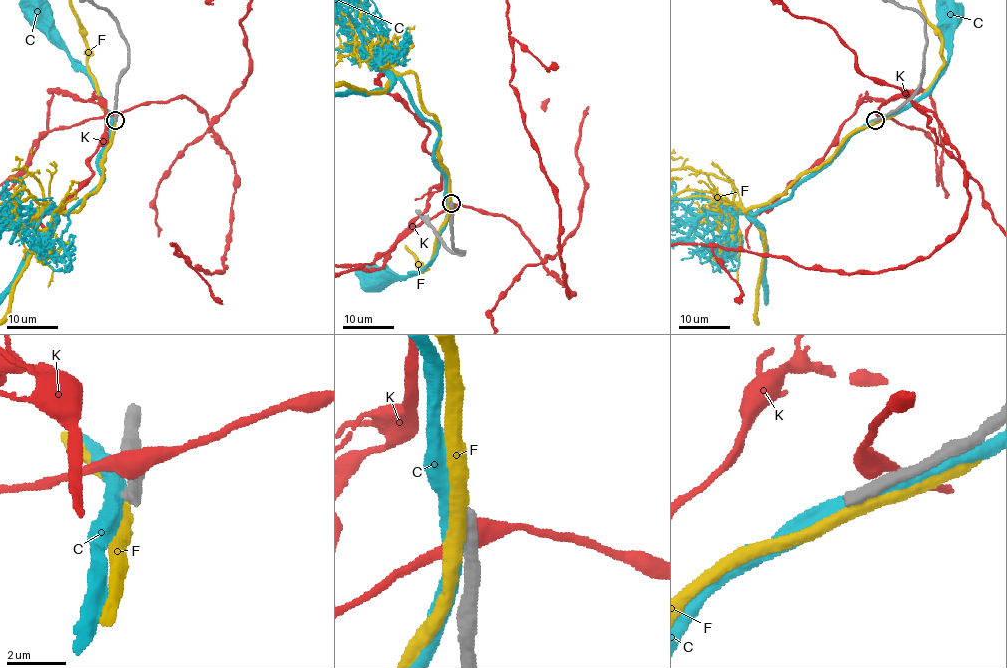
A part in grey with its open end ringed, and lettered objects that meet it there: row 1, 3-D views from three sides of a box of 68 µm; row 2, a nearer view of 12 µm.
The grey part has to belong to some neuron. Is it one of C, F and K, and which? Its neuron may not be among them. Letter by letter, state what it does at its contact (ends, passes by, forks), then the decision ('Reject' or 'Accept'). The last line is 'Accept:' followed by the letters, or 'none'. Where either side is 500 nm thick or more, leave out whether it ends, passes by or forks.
C: Reject
F: Reject
K: Reject
Accept: none

